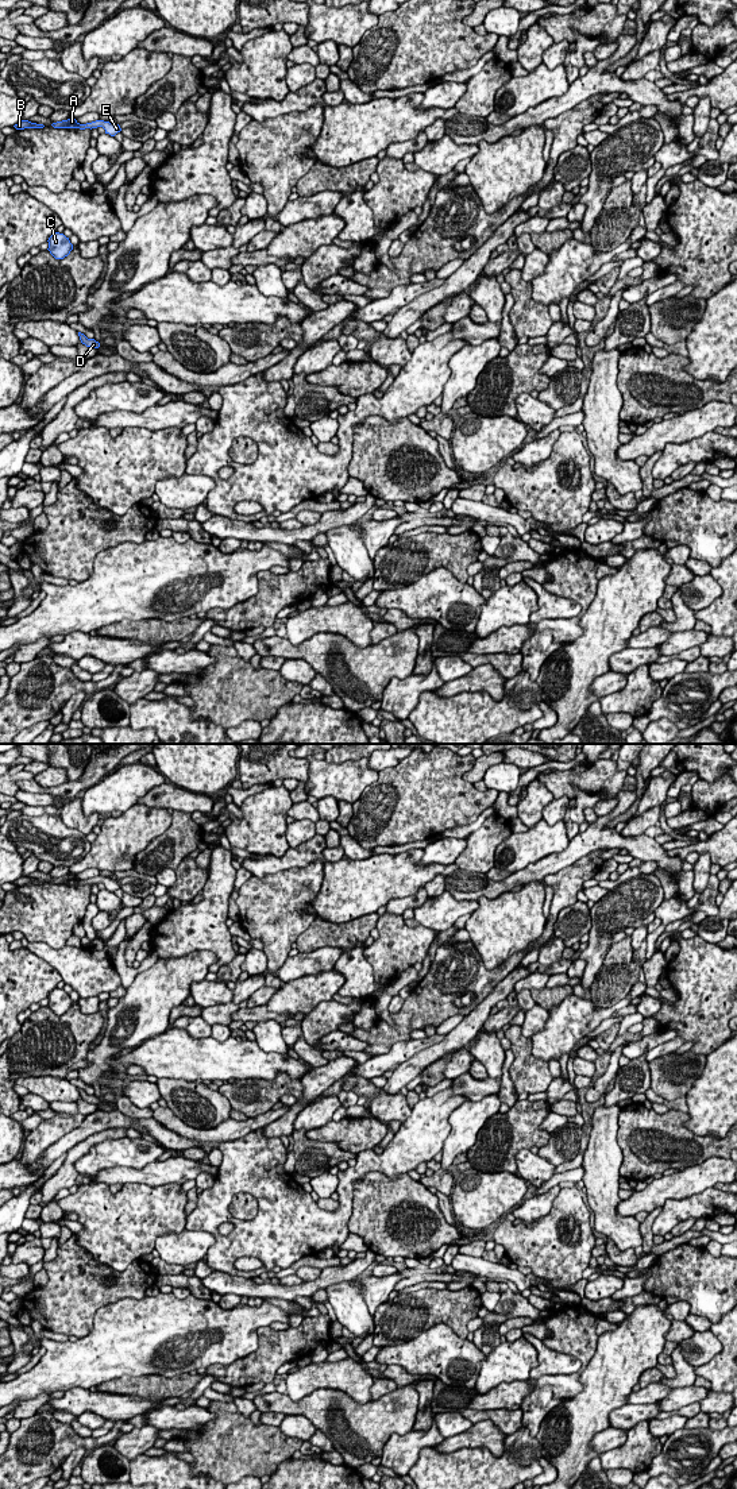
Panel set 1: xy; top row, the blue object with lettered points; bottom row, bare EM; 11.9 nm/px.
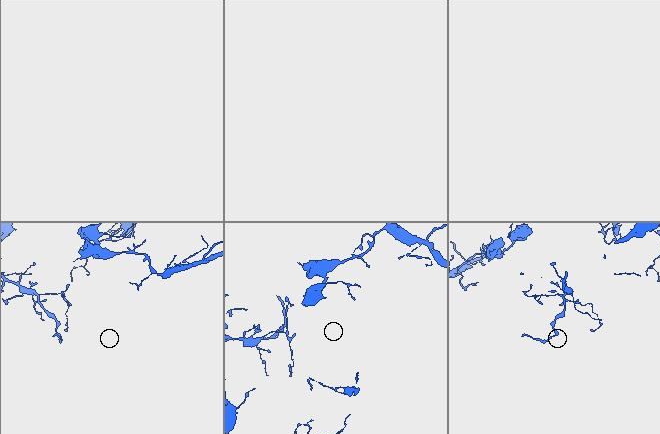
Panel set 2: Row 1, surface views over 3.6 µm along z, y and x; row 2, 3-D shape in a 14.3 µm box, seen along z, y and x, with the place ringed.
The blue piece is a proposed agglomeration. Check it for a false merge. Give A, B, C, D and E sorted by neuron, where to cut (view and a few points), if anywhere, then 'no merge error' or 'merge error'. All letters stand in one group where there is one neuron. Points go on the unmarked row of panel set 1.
A B C D E; no cut; no merge error

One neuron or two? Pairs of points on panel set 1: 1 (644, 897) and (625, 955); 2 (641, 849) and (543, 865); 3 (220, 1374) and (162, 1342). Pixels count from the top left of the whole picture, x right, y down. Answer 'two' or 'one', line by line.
1: two
2: one
3: two

